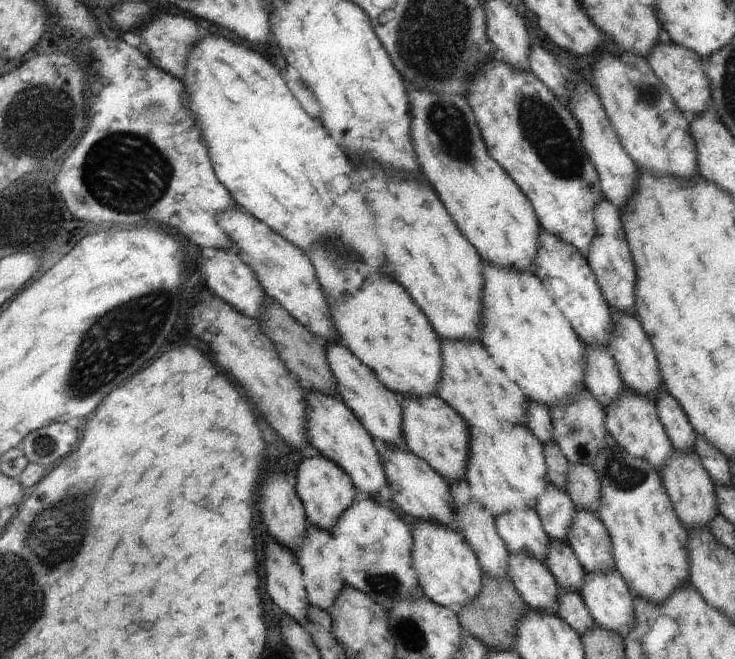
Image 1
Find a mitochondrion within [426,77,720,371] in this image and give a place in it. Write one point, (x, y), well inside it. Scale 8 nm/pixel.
(550, 140)

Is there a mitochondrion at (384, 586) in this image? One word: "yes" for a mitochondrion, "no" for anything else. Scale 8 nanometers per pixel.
yes

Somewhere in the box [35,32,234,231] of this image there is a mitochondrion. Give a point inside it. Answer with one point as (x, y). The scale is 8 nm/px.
(132, 158)

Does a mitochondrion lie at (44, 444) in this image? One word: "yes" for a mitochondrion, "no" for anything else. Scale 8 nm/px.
yes

